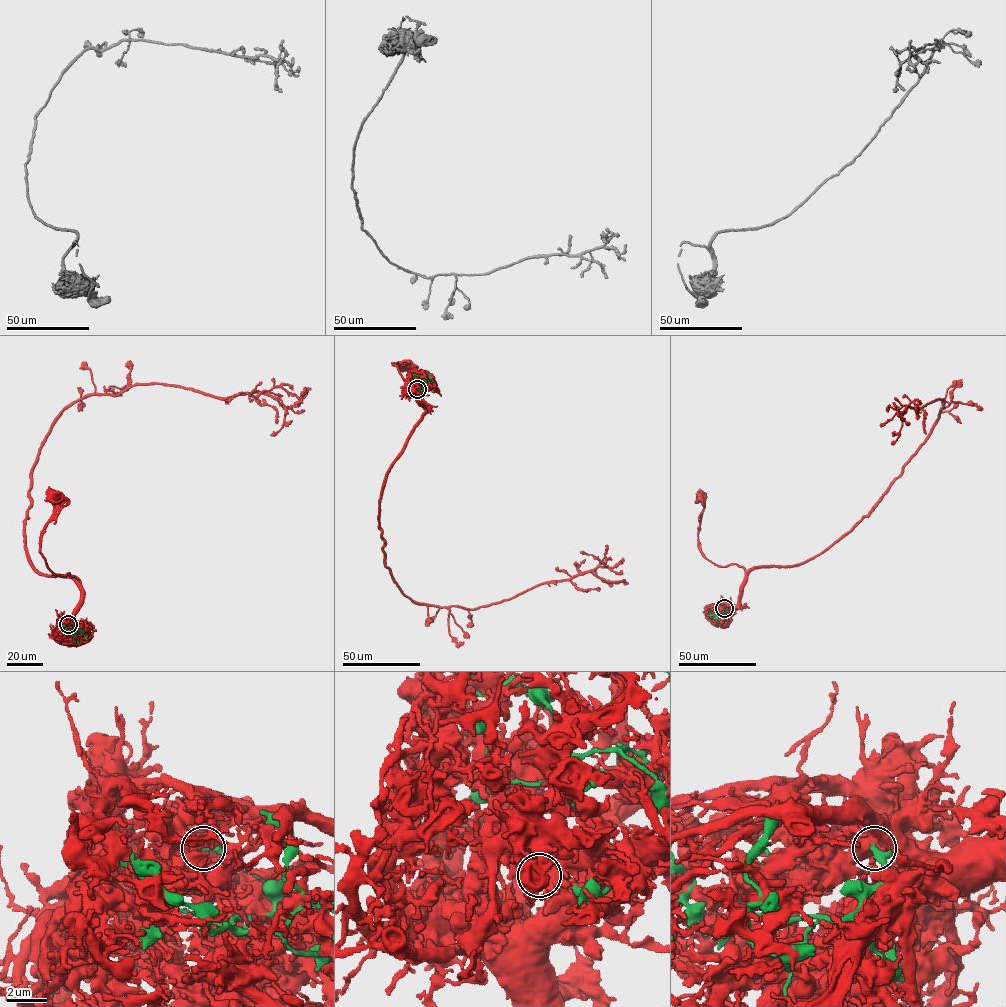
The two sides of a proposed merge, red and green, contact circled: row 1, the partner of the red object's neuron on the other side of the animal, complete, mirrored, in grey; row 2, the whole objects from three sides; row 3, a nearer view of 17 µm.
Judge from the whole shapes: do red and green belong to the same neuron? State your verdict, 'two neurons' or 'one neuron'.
two neurons

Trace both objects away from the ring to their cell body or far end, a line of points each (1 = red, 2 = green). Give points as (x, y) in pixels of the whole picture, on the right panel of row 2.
1: (724, 608), (737, 604), (745, 570), (735, 564), (717, 566), (701, 552), (698, 545), (703, 508), (701, 495)
2: (724, 608), (722, 614), (713, 614), (716, 621)

